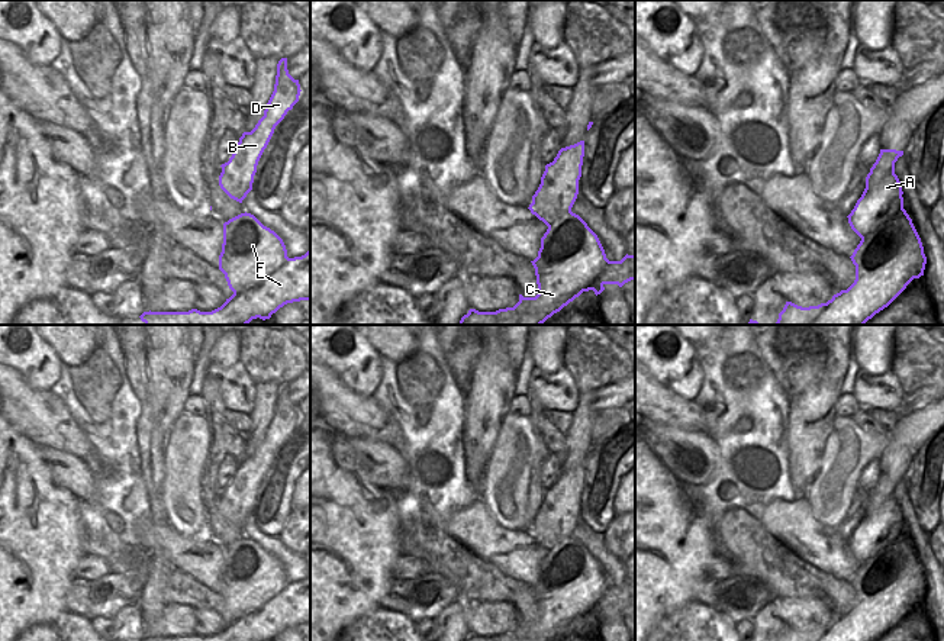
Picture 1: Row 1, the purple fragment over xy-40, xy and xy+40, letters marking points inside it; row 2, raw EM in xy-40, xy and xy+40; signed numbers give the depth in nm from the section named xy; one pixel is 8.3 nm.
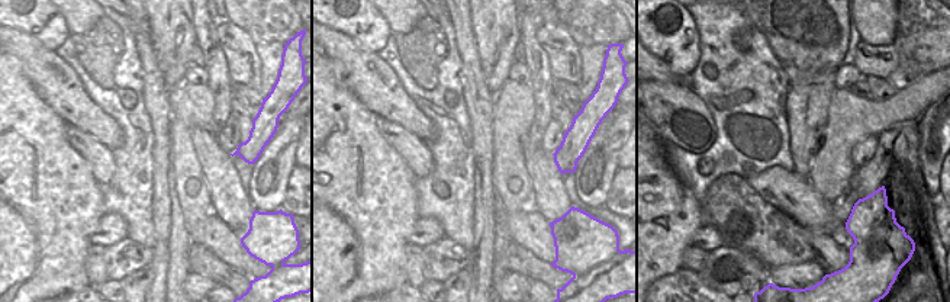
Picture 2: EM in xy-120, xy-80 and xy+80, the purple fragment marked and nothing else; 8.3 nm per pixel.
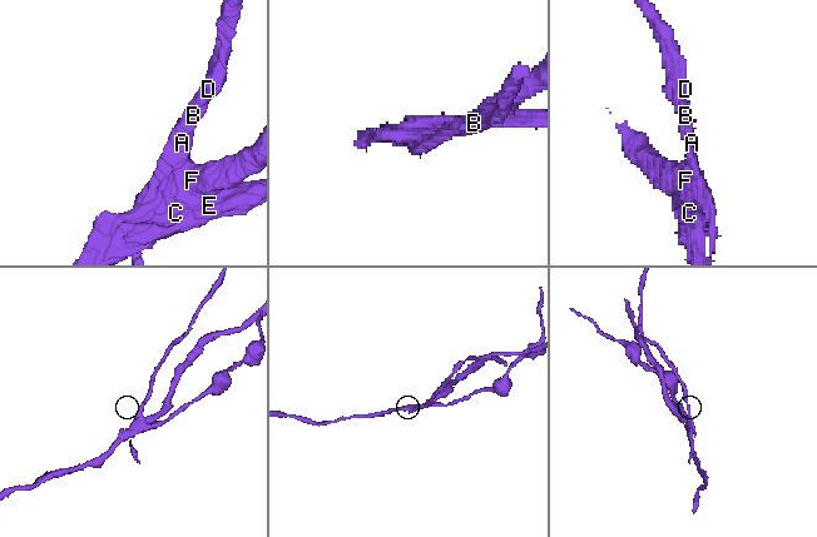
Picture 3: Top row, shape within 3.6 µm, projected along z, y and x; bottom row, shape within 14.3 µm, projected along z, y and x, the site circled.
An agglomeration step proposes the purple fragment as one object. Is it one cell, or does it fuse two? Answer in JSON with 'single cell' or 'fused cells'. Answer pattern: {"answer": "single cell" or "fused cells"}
{"answer": "fused cells"}

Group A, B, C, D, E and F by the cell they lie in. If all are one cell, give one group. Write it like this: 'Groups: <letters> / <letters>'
Groups: A B D / C E F.

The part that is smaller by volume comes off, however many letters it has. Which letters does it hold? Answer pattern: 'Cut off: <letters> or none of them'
Cut off: A, B, D

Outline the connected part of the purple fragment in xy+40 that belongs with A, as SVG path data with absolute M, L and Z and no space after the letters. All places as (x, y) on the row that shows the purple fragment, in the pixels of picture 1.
M880 149L866 177L866 189L847 216L851 229L863 239L874 232L887 215L903 210L902 184L895 162L903 151Z

